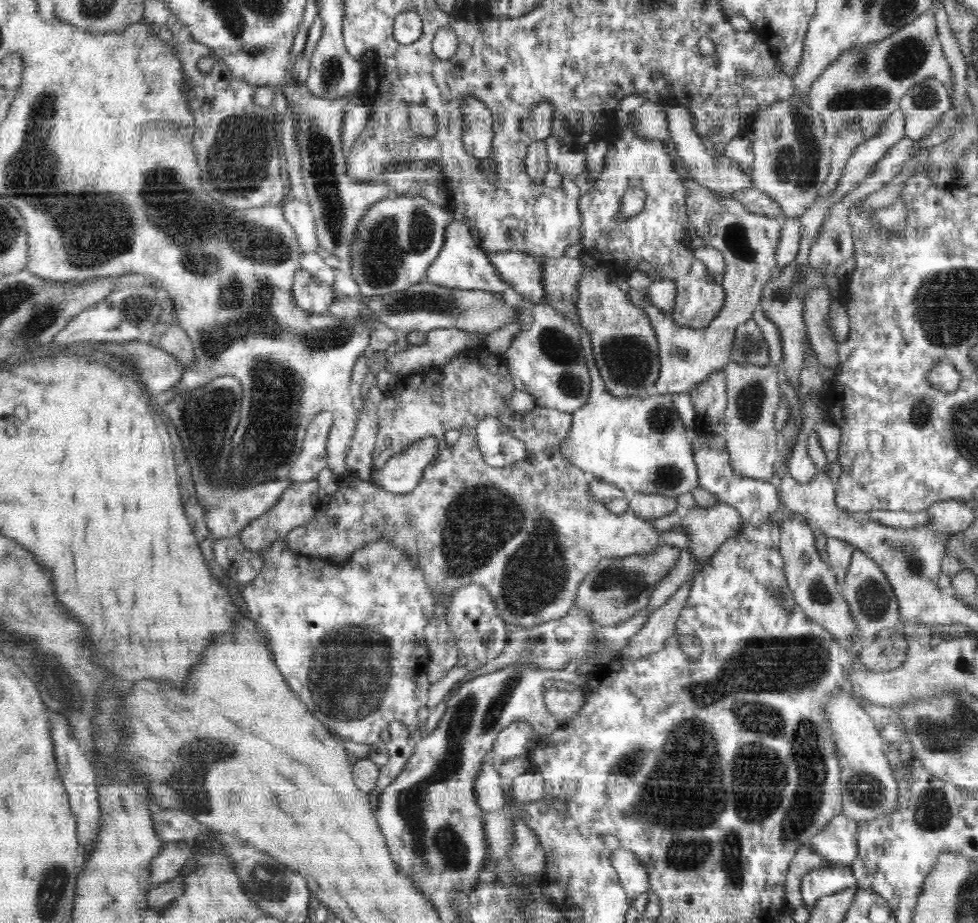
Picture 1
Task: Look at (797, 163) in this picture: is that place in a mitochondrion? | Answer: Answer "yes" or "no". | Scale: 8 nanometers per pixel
yes

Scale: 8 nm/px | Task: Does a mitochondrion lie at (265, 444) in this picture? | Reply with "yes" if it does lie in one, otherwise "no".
yes

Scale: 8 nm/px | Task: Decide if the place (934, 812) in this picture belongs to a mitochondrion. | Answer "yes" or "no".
yes

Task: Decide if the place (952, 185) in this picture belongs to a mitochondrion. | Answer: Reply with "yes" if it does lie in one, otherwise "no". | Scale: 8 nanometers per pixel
no

